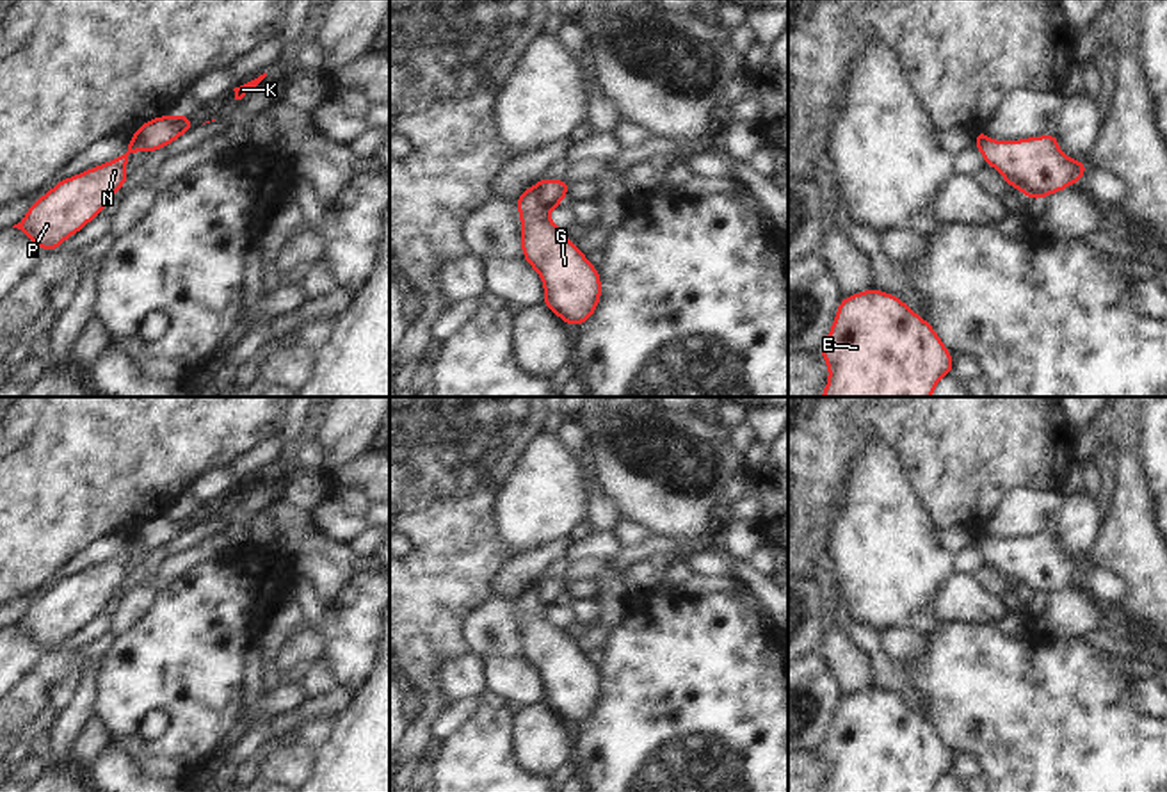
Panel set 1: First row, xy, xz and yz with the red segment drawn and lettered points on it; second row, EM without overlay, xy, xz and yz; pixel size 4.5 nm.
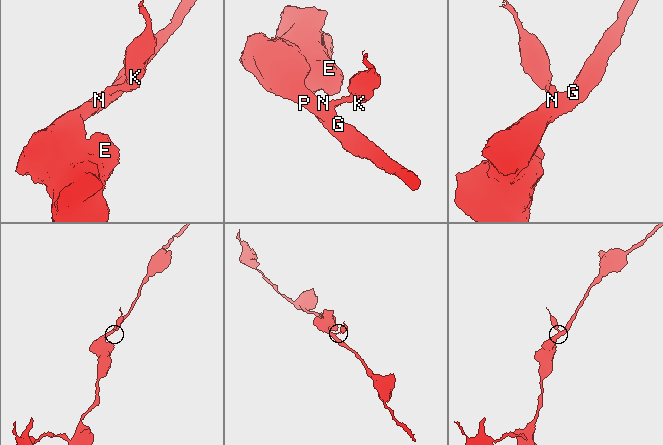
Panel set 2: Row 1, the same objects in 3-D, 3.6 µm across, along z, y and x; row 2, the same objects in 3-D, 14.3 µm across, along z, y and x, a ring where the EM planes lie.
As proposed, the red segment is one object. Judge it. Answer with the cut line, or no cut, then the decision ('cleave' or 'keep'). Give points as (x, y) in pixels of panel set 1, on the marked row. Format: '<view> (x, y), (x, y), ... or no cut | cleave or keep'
xz (532, 187), (538, 202), (548, 210) | cleave

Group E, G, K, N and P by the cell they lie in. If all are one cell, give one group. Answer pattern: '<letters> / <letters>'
E G N P / K

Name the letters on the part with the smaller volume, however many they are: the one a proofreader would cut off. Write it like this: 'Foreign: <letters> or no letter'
Foreign: K

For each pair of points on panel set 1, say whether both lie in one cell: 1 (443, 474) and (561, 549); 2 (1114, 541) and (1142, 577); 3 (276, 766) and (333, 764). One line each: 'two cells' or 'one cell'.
1: two cells
2: one cell
3: two cells

